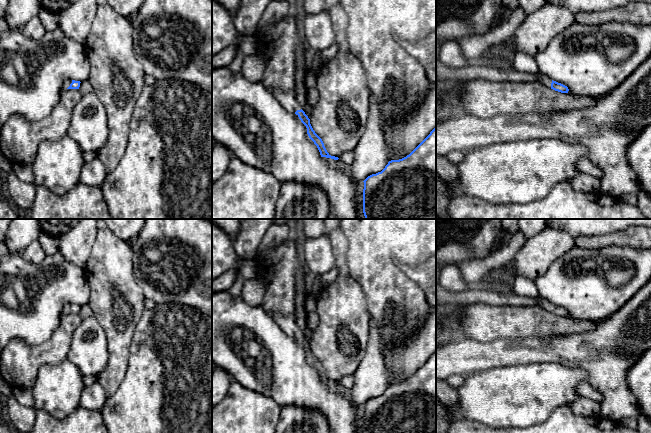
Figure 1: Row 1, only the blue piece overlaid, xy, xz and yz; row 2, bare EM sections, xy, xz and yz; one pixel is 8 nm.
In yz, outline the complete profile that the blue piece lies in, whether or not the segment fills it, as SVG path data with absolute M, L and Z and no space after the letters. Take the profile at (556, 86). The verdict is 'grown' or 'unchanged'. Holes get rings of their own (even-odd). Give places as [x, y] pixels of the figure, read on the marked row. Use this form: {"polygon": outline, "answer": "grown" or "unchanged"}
{"polygon": "M539 71L535 75L537 75L540 82L543 85L547 86L548 88L551 88L551 89L558 91L558 92L561 92L561 93L568 93L569 89L567 86L551 80L550 78L546 77L542 73L540 73Z", "answer": "grown"}

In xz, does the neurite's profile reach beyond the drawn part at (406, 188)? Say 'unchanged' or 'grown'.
unchanged

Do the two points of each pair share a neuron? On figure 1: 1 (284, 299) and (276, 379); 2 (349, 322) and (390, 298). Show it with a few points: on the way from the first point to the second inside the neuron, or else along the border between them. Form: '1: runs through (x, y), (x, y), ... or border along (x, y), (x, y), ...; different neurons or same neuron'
1: border along (259, 305), (271, 317); different neurons
2: border along (362, 288), (365, 294), (366, 310), (369, 317); different neurons

